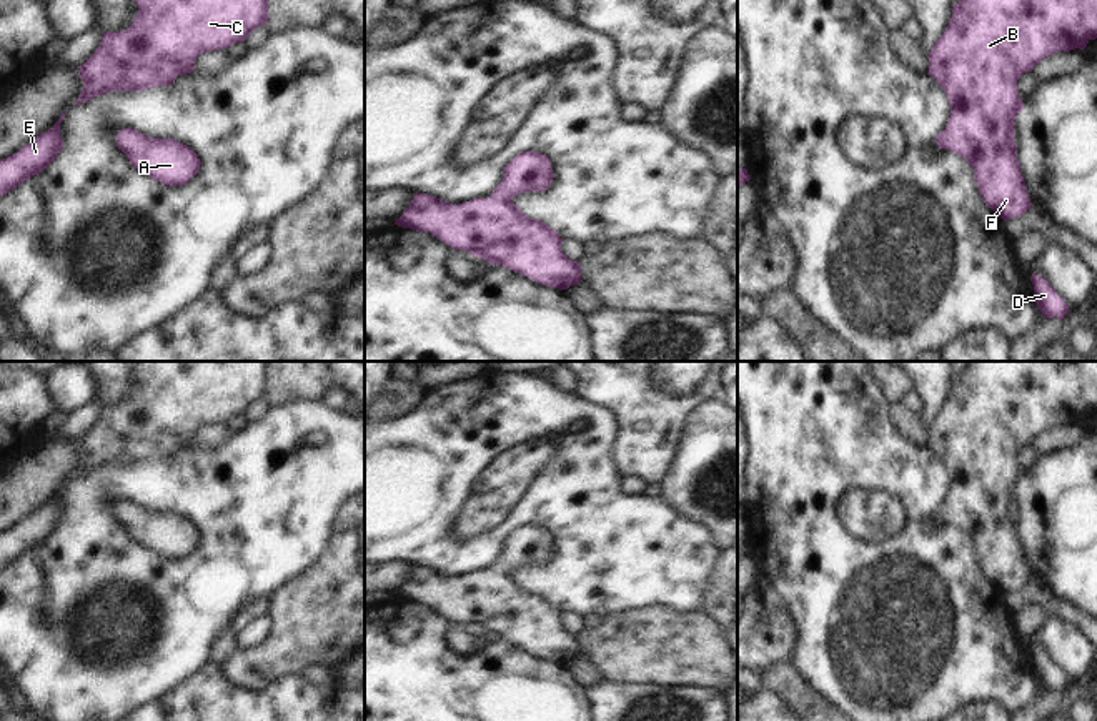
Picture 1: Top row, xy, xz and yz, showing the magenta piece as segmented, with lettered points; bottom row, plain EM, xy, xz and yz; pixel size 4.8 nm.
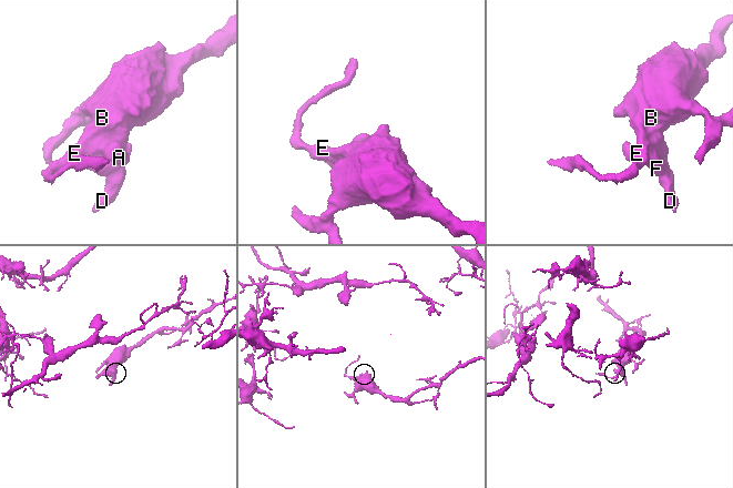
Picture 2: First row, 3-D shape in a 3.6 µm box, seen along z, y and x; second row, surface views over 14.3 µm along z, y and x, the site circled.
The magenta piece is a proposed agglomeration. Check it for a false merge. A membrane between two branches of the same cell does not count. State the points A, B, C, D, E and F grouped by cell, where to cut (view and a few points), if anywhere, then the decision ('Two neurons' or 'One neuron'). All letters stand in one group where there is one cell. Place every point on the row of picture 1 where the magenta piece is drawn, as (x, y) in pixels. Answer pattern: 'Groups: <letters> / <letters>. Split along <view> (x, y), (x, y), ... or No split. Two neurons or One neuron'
Groups: A B C D E F. No split. One neuron.

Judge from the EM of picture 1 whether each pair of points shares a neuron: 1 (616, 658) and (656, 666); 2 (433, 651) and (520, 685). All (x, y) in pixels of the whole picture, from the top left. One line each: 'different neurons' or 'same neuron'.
1: same neuron
2: same neuron

